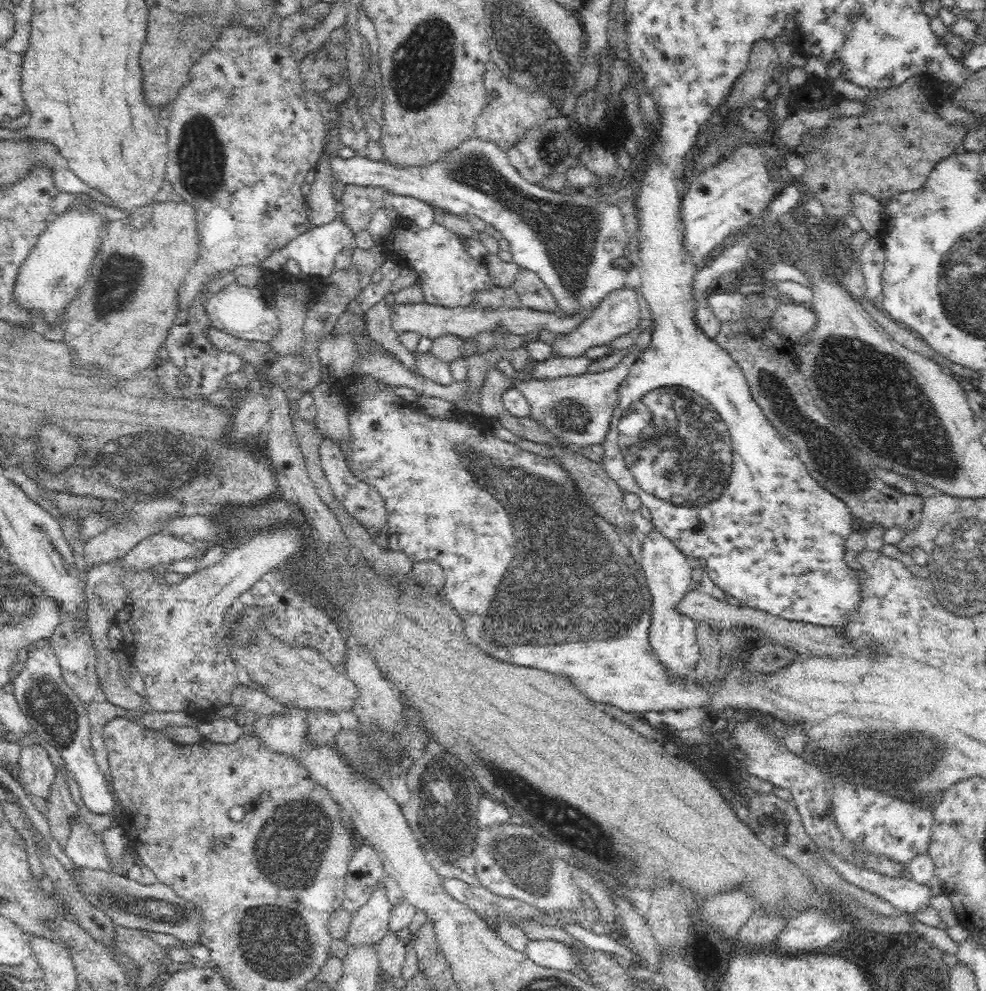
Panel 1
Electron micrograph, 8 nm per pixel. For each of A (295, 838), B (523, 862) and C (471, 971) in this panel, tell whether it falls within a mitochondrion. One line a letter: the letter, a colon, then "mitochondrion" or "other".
A: mitochondrion
B: mitochondrion
C: other

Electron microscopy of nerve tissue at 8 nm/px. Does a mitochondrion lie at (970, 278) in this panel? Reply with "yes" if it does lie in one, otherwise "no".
yes

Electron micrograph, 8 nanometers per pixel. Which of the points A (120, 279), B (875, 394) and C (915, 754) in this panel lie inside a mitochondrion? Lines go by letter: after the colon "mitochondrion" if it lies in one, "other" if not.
A: mitochondrion
B: mitochondrion
C: mitochondrion

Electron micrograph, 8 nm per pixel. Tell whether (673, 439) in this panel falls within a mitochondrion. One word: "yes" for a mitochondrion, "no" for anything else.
yes

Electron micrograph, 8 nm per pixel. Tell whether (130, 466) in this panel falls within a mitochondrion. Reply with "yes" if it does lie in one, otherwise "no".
yes

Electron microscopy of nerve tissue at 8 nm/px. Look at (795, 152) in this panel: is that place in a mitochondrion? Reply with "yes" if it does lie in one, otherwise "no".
no

